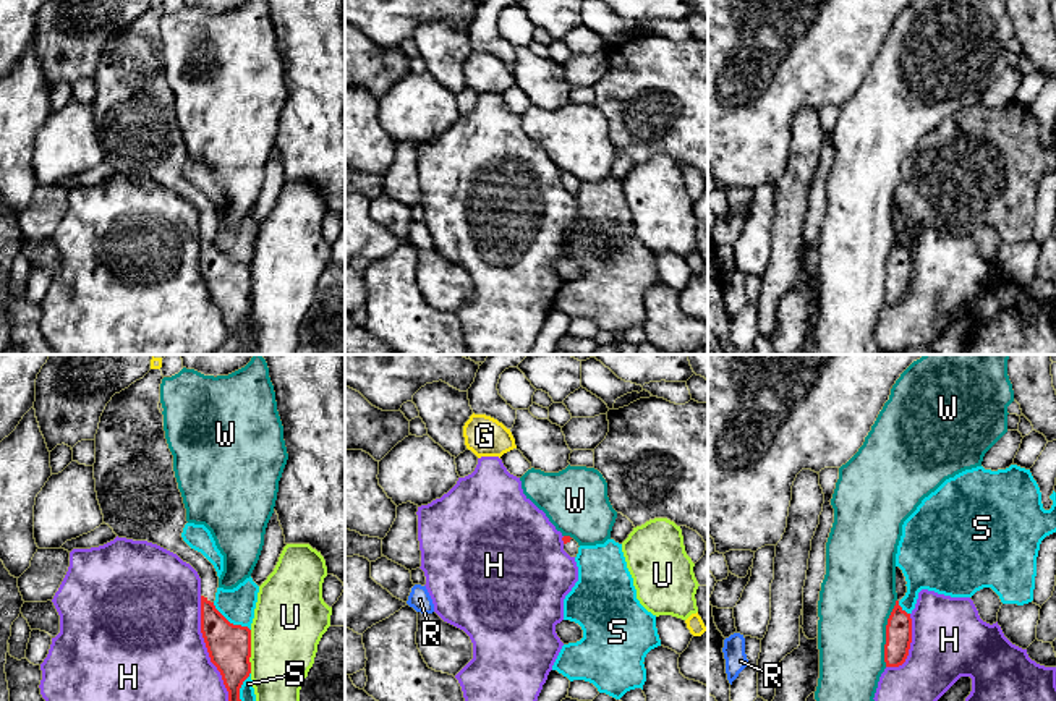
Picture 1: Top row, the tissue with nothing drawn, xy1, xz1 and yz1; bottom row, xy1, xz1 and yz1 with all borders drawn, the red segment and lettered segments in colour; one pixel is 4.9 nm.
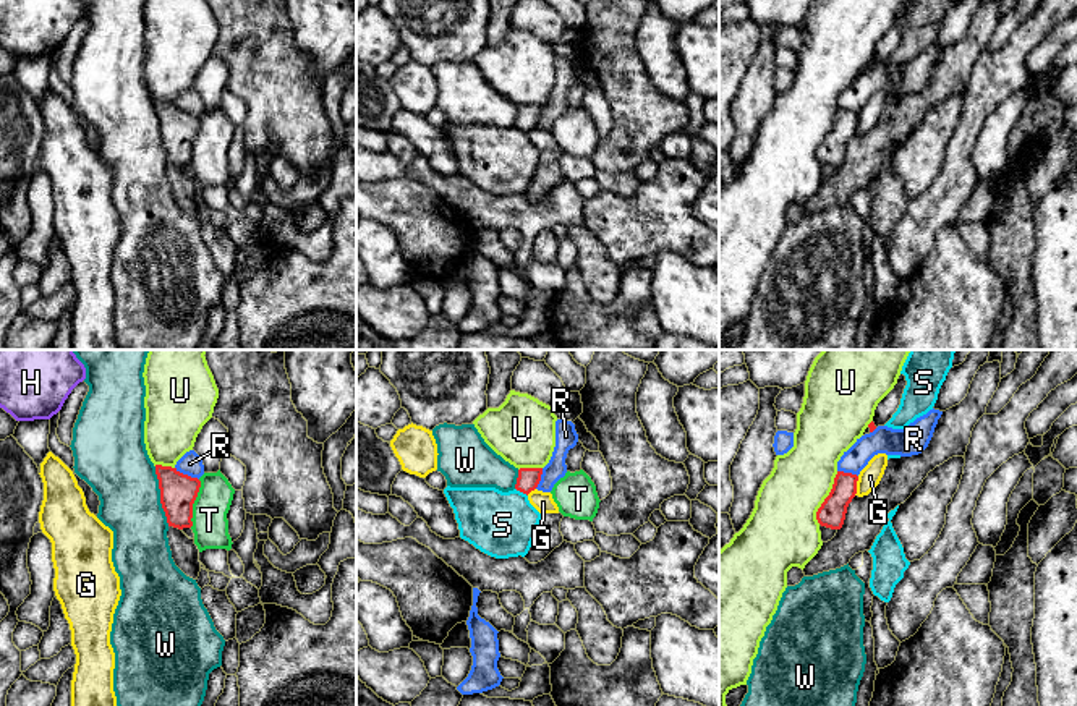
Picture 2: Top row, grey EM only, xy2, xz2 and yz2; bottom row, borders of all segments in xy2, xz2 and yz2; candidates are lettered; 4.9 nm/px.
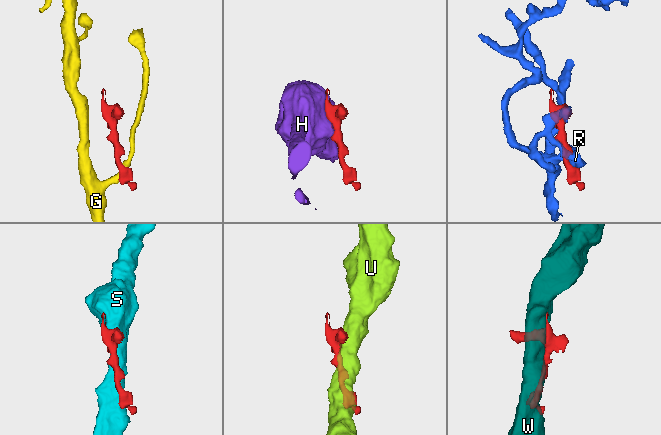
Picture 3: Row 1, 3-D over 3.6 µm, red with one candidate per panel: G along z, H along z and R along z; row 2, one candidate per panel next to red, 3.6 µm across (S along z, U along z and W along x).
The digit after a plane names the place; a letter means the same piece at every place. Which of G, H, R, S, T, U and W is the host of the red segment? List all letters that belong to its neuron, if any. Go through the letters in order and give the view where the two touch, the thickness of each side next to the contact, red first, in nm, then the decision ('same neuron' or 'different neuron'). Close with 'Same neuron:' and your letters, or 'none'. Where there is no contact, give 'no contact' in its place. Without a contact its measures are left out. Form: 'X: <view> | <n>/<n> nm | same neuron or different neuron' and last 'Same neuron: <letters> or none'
G: yz2 | 140/110 nm | different neuron
H: xy1 | 220/480 nm | different neuron
R: xy2 | 180/110 nm | different neuron
S: xy1 | 220/170 nm | different neuron
T: xy2 | 180/180 nm | different neuron
U: yz2 | 140/320 nm | different neuron
W: yz1 | 130/380 nm | different neuron
Same neuron: none

